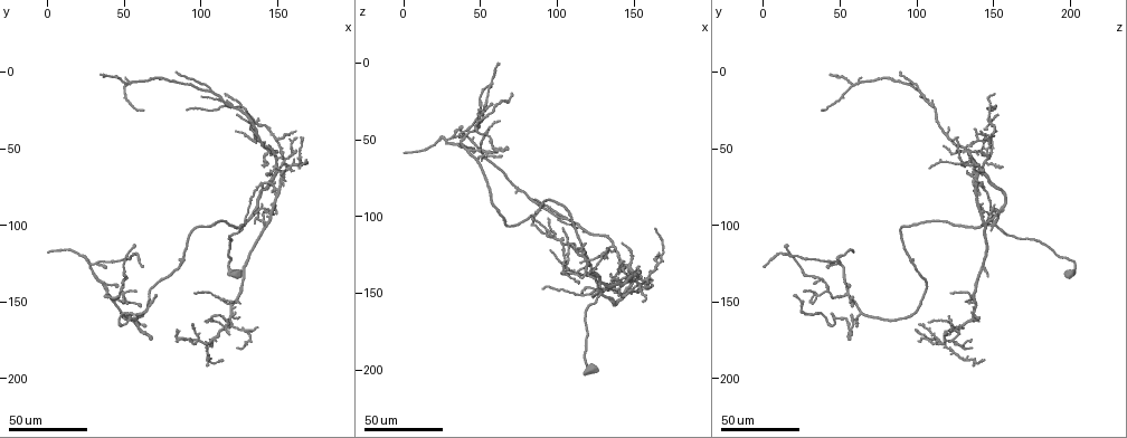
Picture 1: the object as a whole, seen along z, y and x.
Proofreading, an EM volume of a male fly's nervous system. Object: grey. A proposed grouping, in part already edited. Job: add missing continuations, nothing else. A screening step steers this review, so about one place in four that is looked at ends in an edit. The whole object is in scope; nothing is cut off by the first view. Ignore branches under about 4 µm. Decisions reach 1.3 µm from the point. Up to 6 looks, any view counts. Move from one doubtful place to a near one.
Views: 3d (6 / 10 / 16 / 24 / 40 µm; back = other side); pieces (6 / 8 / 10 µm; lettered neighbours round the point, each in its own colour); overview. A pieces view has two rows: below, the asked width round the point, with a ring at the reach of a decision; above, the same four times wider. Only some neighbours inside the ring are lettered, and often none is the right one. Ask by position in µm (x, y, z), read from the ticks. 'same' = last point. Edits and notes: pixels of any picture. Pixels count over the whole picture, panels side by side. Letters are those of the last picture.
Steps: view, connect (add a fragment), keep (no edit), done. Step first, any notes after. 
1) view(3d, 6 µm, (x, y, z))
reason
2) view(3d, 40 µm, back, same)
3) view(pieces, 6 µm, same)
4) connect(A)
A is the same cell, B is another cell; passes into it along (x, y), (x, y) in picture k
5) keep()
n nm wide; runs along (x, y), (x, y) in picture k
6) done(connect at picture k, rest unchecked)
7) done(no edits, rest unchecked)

view(3d, 40 µm, (156, 62, 154))

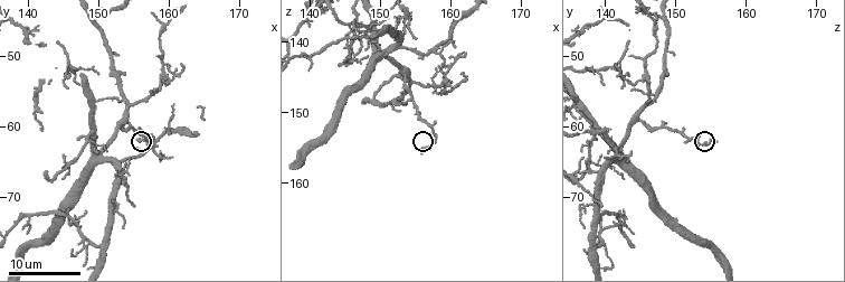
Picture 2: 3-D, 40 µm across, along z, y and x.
view(pieces, 10 µm, (156.0, 62.5, 155.5))
what lies round it

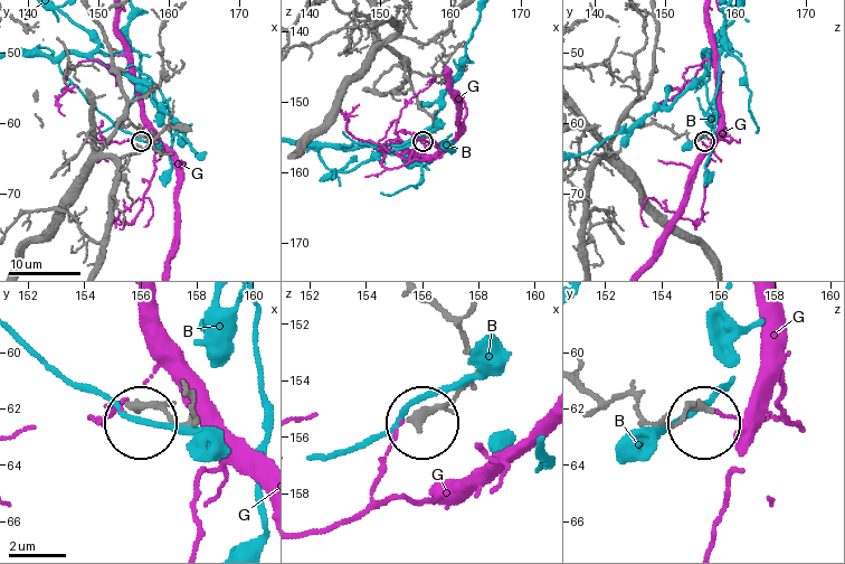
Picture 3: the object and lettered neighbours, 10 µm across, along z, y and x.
keep()
B and G are other cells; none of them fits

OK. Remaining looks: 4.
view(3d, 24 µm, (158, 42, 140))
an open end

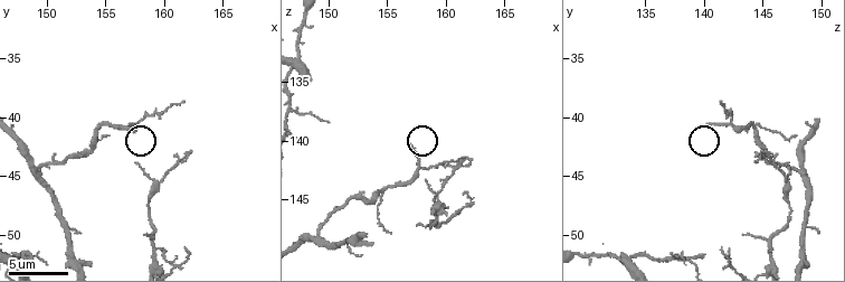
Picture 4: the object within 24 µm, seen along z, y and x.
view(pieces, 6 µm, (157.2, 40.8, 140.6))

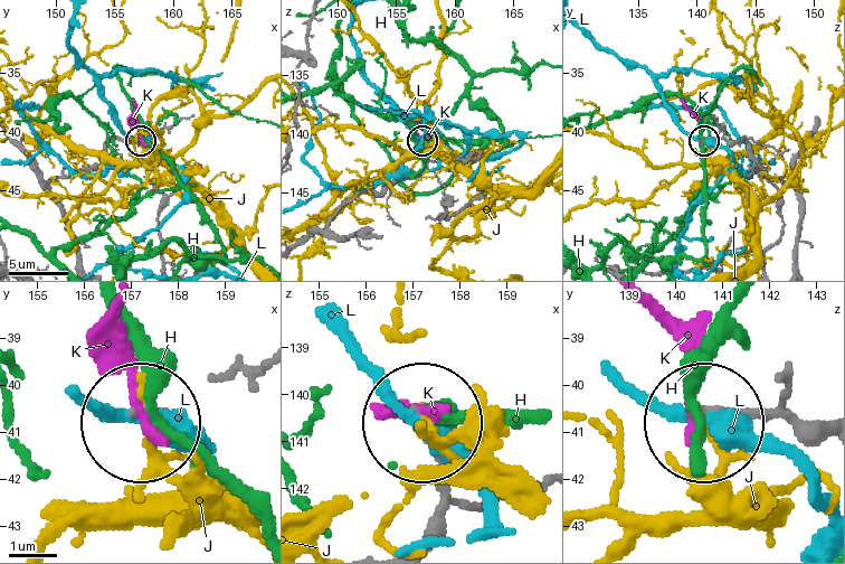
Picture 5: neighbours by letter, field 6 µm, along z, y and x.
keep()
H, J, K and L are other cells; runs along (822, 424), (705, 412) in picture 5; none of them fits

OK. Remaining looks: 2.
view(3d, 24 µm, (134, 38, 120))
thin end

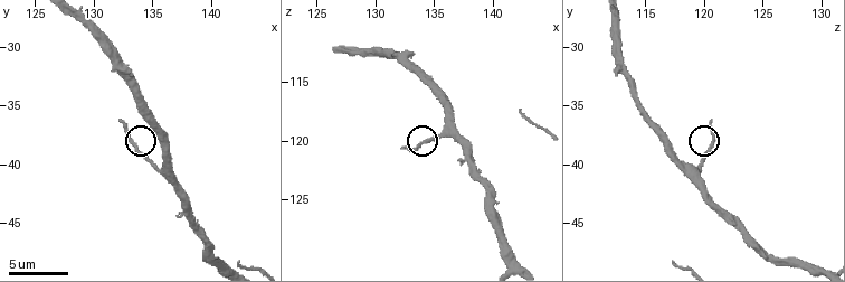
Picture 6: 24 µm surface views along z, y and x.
view(pieces, 6 µm, (132.4, 36.4, 120.4))

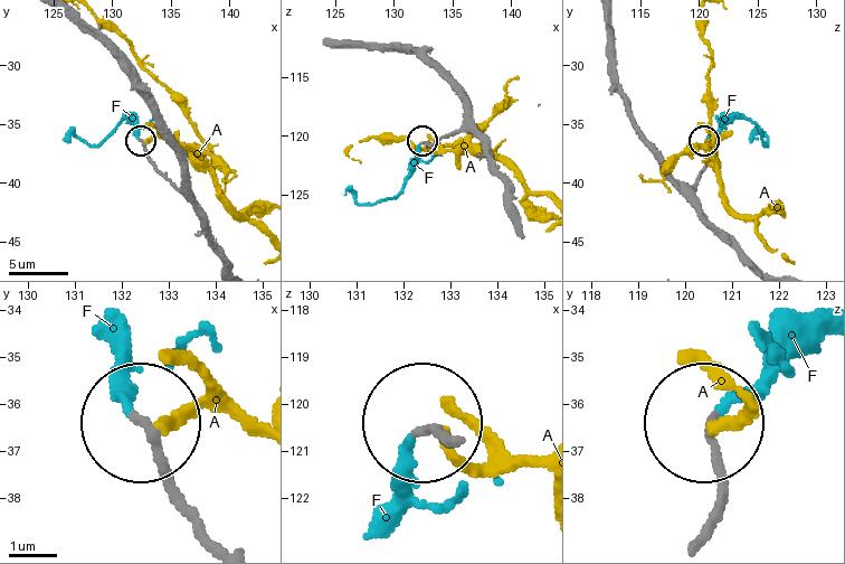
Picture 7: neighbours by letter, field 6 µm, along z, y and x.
connect(F)
F is the same cell, A is another cell; passes into it along (212, 543), (132, 414), (132, 391) in picture 7; the neuron continues

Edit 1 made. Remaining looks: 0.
done(connect at picture 7, rest unchecked)

